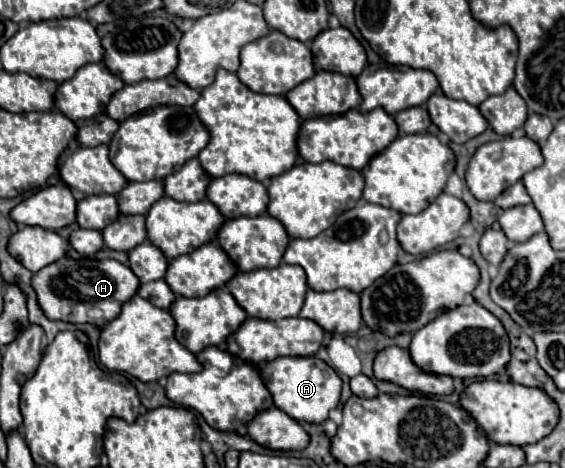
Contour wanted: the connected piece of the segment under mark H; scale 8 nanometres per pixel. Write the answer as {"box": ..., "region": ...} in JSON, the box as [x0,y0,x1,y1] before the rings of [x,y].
{"box":[32,257,140,325],"region":[[[62,257],[32,275],[32,287],[38,295],[38,305],[44,315],[52,321],[66,321],[66,323],[92,323],[104,325],[118,317],[120,305],[130,301],[136,295],[140,279],[114,259],[72,259]]]}

